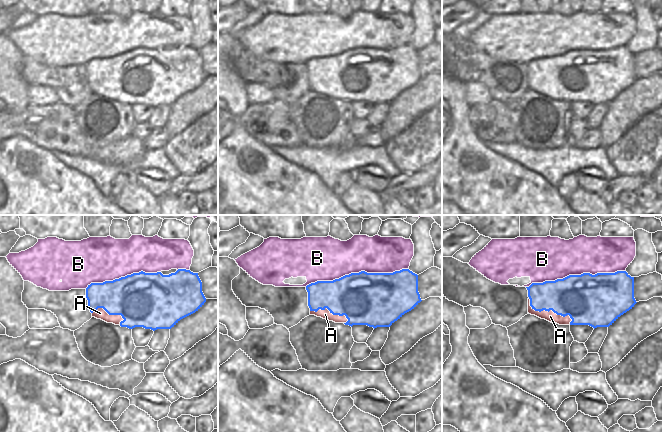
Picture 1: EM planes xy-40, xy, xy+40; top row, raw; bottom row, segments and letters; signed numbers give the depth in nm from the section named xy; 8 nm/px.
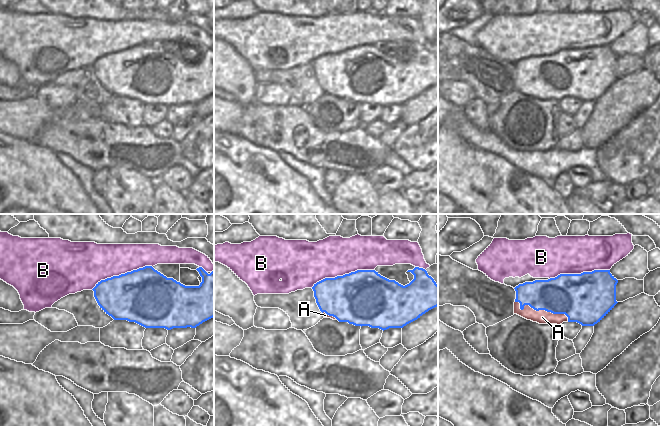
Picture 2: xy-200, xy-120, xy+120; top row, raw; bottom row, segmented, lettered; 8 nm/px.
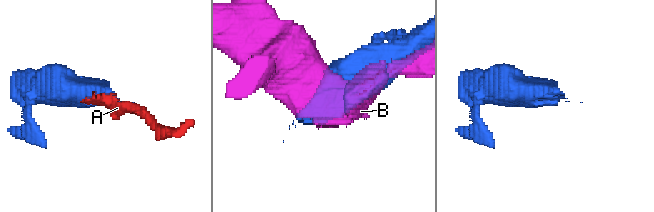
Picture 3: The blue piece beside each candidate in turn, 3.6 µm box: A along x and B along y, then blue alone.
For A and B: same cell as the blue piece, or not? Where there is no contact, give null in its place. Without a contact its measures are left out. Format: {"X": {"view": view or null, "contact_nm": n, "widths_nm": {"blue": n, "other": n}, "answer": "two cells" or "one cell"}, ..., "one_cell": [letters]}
{"A": {"view": "xy+40", "contact_nm": 400, "widths_nm": {"blue": 340, "other": 90}, "answer": "two cells"}, "B": {"view": "xy", "contact_nm": 850, "widths_nm": {"blue": 440, "other": 340}, "answer": "two cells"}, "one_cell": []}

